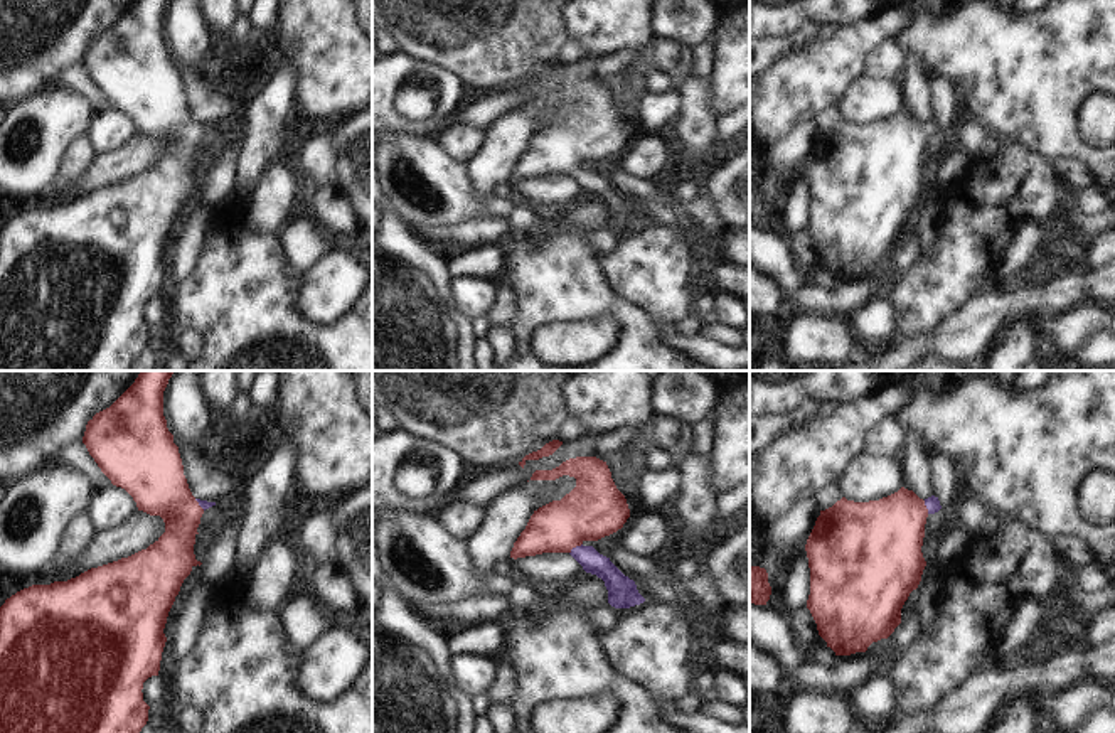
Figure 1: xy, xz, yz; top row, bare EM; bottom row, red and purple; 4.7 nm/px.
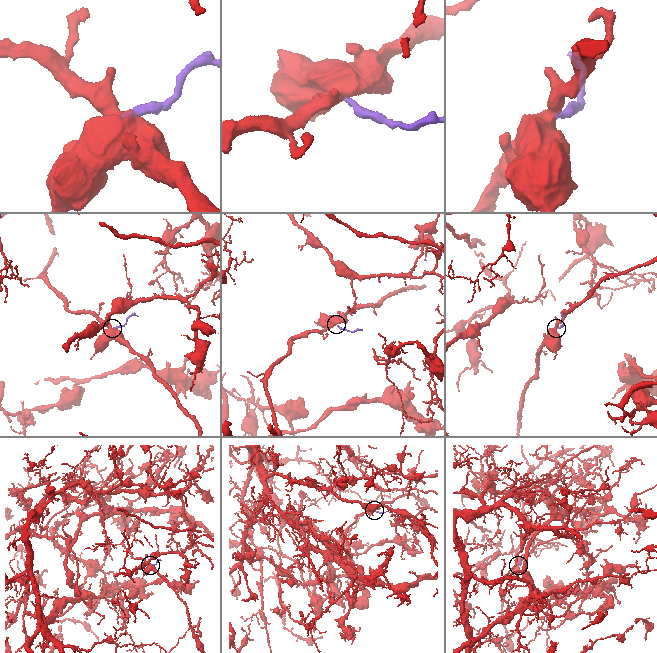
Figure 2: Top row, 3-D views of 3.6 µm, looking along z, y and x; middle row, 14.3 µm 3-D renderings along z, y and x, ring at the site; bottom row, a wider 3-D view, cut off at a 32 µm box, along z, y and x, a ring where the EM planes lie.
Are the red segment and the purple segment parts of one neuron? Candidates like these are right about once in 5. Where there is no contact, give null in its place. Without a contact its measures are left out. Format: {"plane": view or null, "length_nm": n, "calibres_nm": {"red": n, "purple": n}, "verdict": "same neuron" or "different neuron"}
{"plane": "xz", "length_nm": 80, "calibres_nm": {"red": 280, "purple": 110}, "verdict": "same neuron"}

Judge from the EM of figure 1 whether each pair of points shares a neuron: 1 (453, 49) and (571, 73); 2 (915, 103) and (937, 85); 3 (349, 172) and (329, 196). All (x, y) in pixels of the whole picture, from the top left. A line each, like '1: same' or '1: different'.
1: different
2: different
3: different

